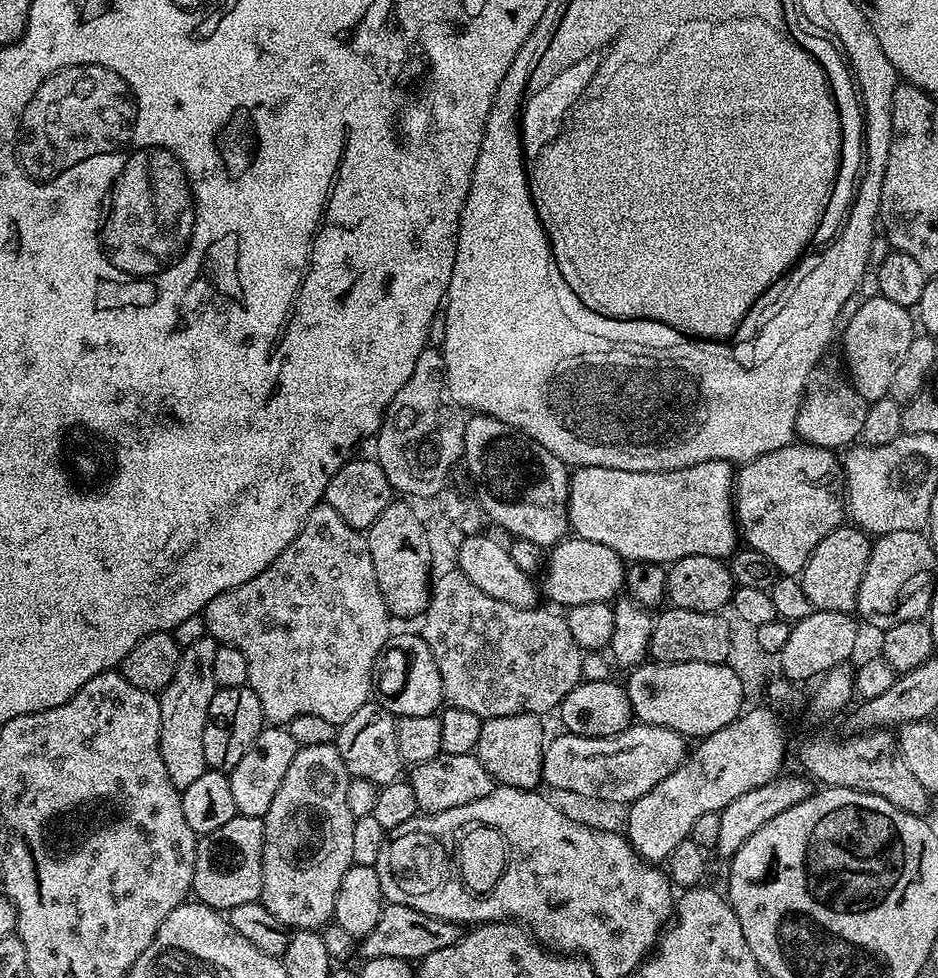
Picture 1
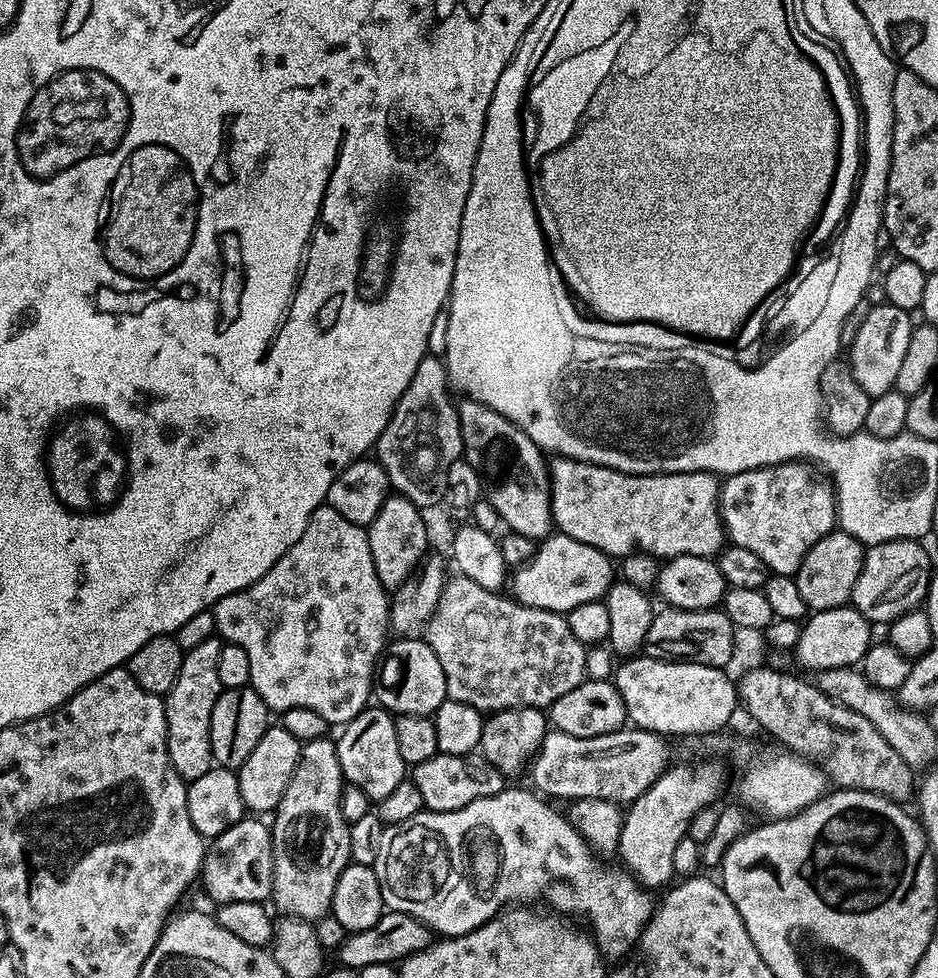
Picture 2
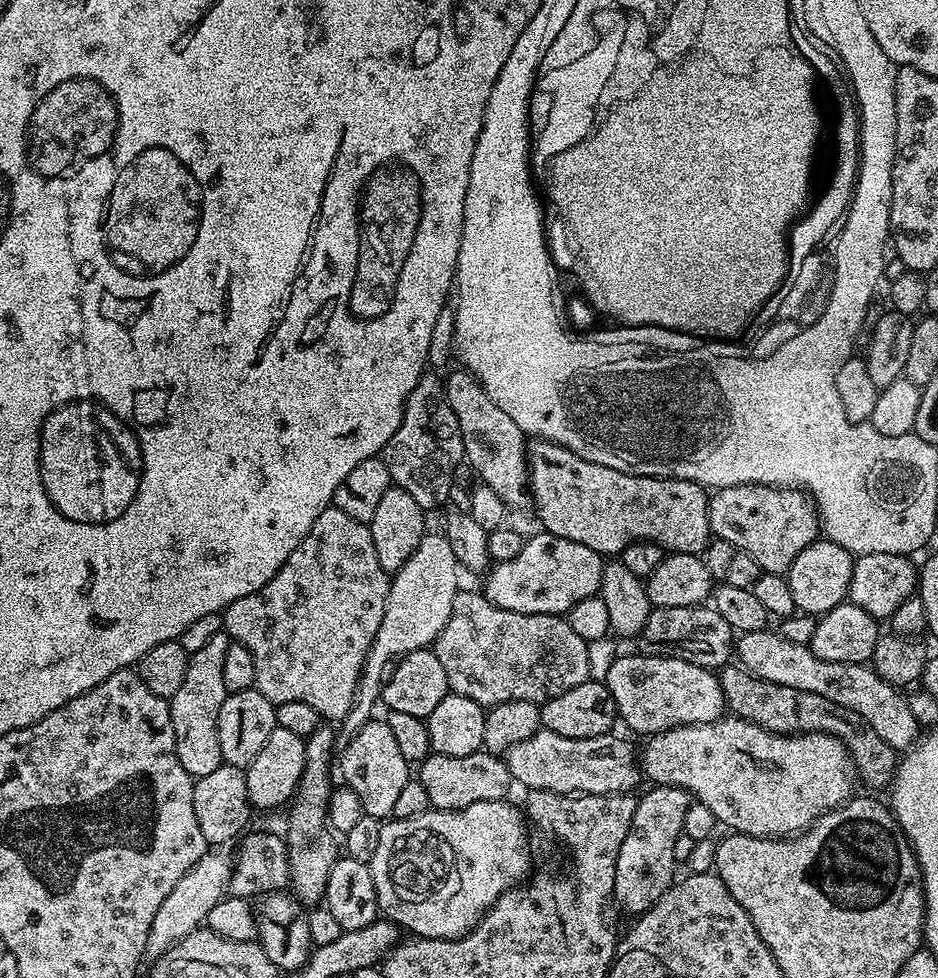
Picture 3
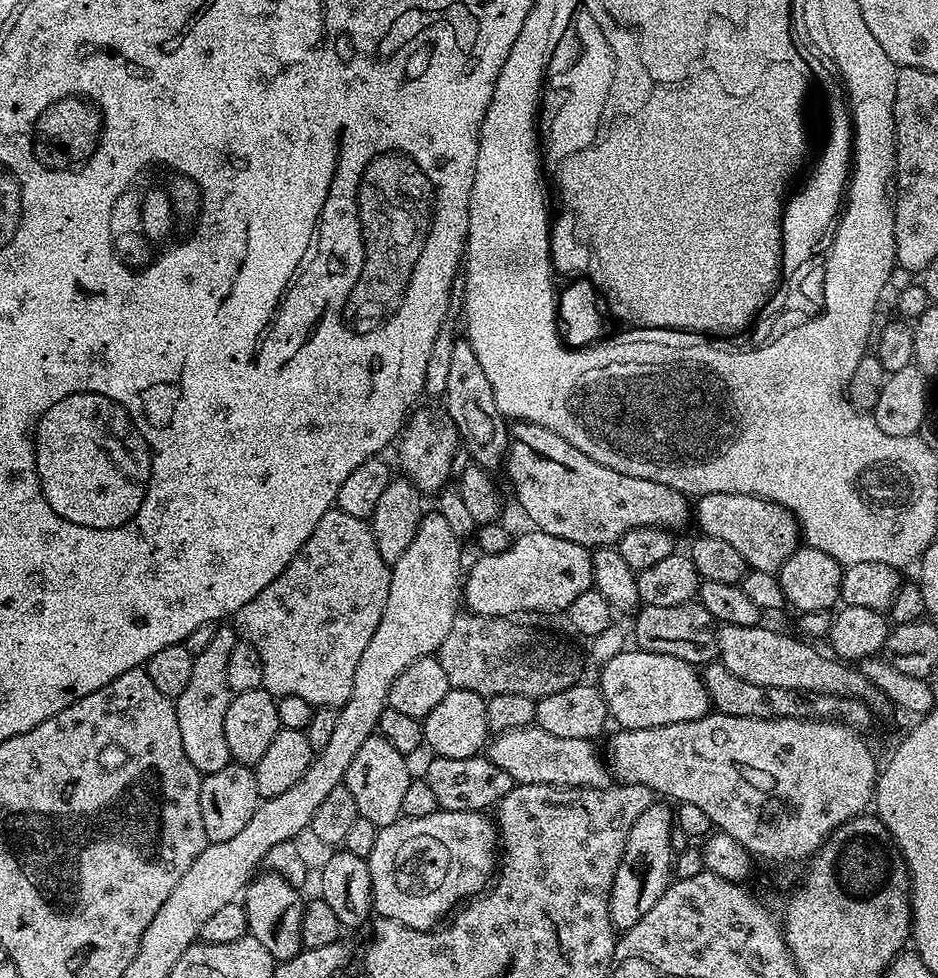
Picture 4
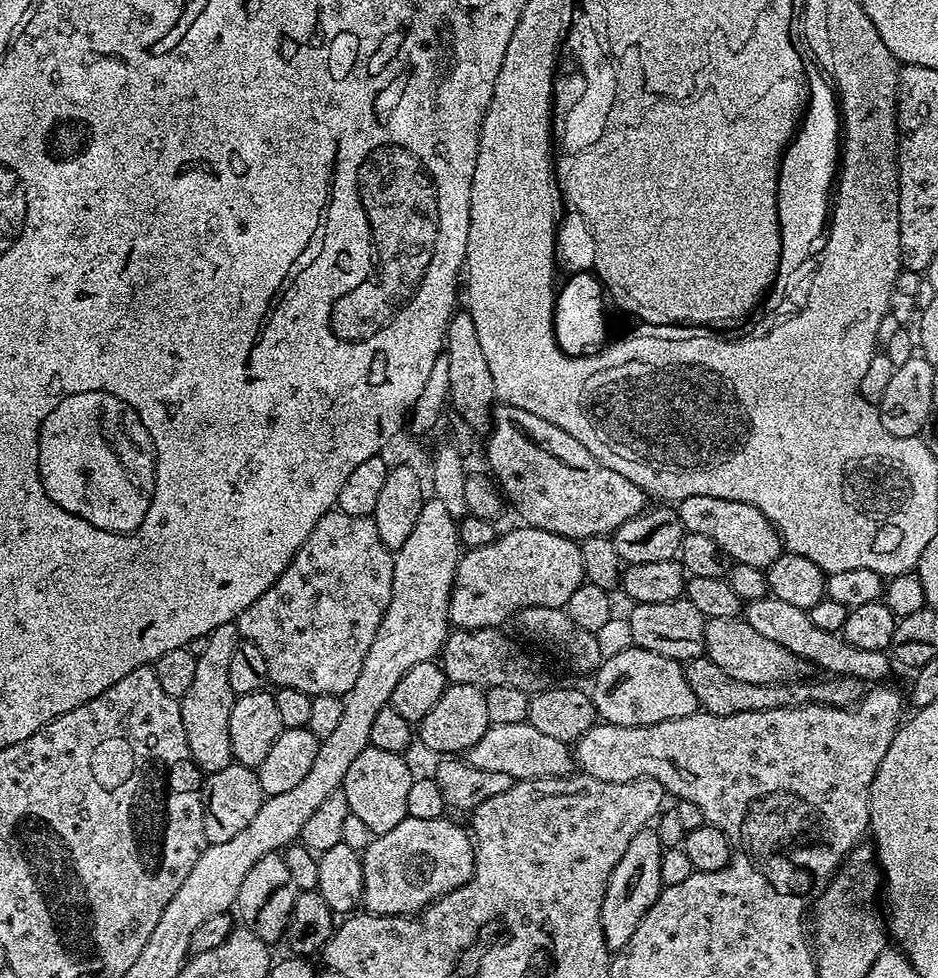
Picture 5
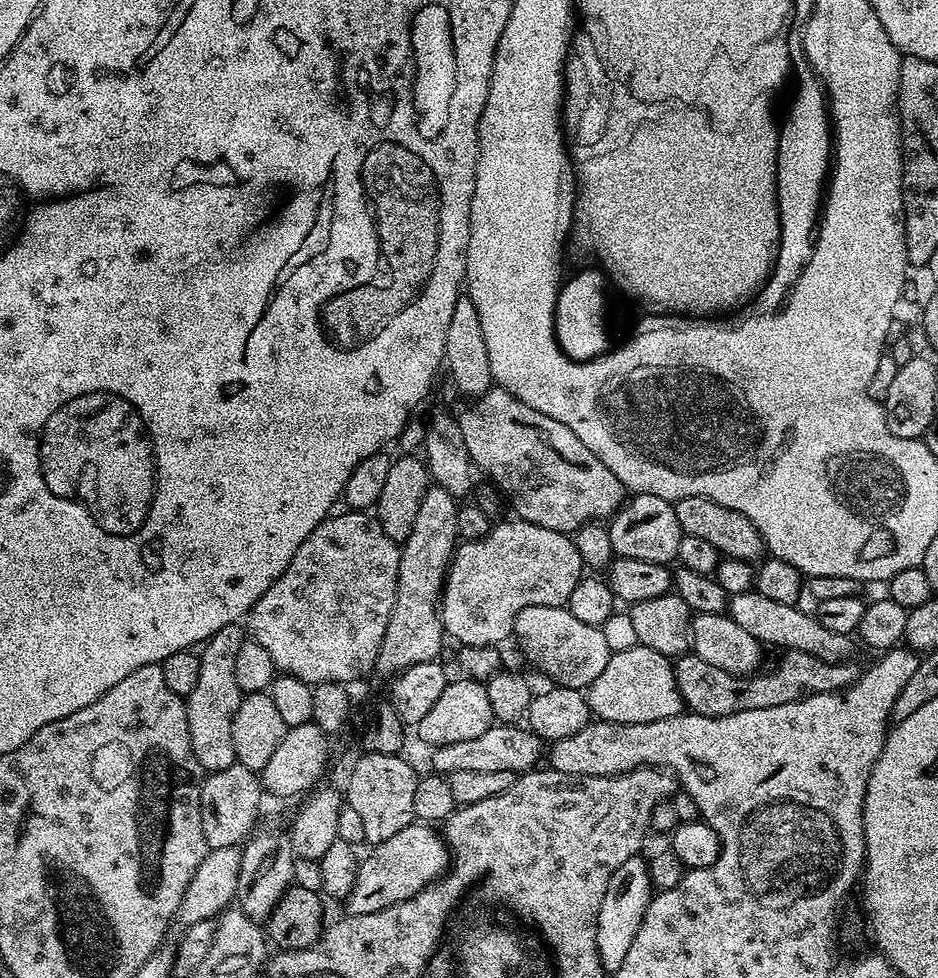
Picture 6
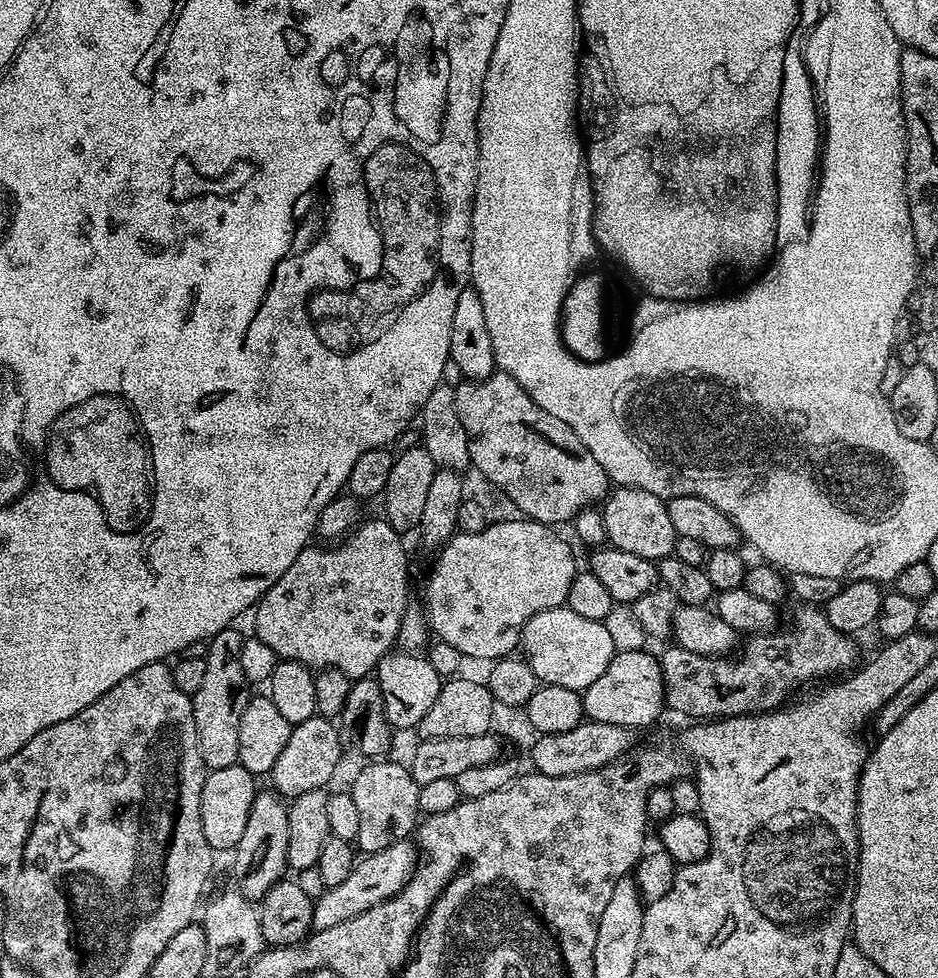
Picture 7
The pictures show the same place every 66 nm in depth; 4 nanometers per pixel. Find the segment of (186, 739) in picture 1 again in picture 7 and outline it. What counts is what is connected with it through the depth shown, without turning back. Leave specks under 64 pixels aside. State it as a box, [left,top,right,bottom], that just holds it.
[191,626,250,770]

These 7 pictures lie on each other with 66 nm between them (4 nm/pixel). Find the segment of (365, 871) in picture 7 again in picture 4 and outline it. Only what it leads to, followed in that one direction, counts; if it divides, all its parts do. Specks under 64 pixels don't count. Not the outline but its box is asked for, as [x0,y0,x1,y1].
[366,810,498,932]

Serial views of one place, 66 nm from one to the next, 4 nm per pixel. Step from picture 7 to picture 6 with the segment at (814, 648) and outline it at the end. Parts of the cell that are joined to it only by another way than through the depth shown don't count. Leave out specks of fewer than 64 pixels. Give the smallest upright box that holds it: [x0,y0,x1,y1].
[675,651,862,716]

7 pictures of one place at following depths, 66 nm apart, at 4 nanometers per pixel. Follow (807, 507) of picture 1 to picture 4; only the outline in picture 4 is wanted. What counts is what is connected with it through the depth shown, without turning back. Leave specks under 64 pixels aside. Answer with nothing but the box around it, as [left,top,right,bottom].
[694,494,802,573]

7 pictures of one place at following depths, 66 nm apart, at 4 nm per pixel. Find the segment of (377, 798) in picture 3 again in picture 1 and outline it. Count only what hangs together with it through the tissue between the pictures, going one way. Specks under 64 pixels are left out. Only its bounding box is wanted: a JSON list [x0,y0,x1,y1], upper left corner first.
[335,702,402,786]

